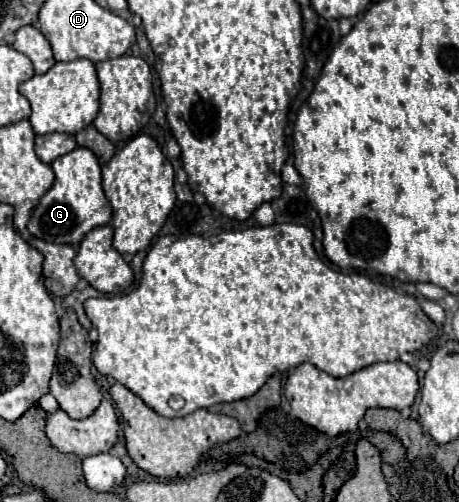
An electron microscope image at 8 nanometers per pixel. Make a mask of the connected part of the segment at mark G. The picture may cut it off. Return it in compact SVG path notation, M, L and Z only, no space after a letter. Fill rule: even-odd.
M78 146L70 154L56 158L52 162L52 170L56 174L56 180L34 208L28 222L28 232L46 242L80 244L90 230L112 220L112 206L102 190L102 168L92 150Z

